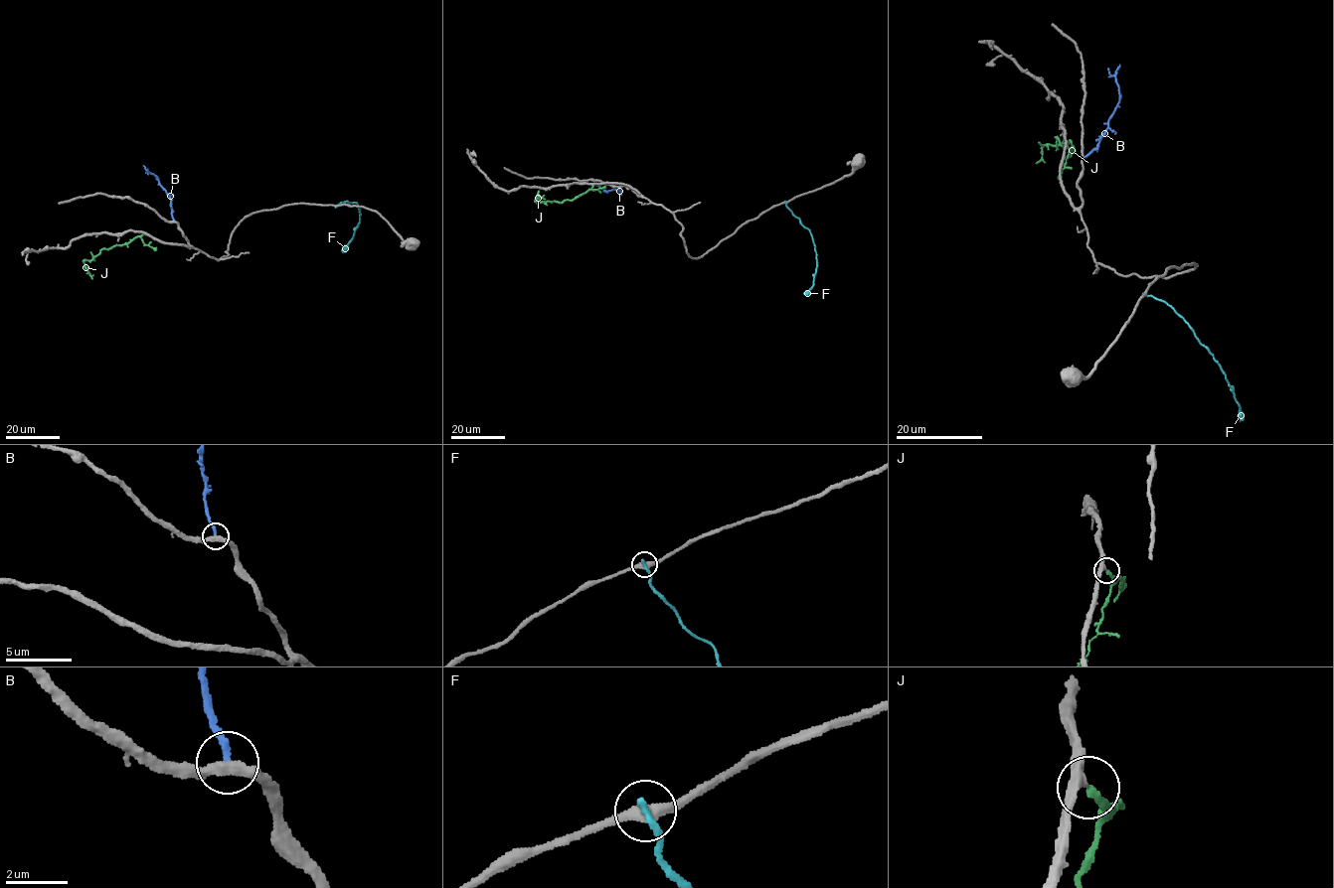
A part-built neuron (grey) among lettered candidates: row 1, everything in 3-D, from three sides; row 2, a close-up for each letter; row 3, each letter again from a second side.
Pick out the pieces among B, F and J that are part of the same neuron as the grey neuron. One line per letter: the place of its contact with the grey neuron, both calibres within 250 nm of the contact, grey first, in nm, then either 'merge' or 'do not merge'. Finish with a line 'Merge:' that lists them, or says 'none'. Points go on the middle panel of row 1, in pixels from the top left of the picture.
B: contact (622, 186); calibres 320 and 240 nm; do not merge
F: contact (785, 202); calibres 320 and 240 nm; do not merge
J: contact (592, 185); calibres 360 and 240 nm; merge
Merge: J

